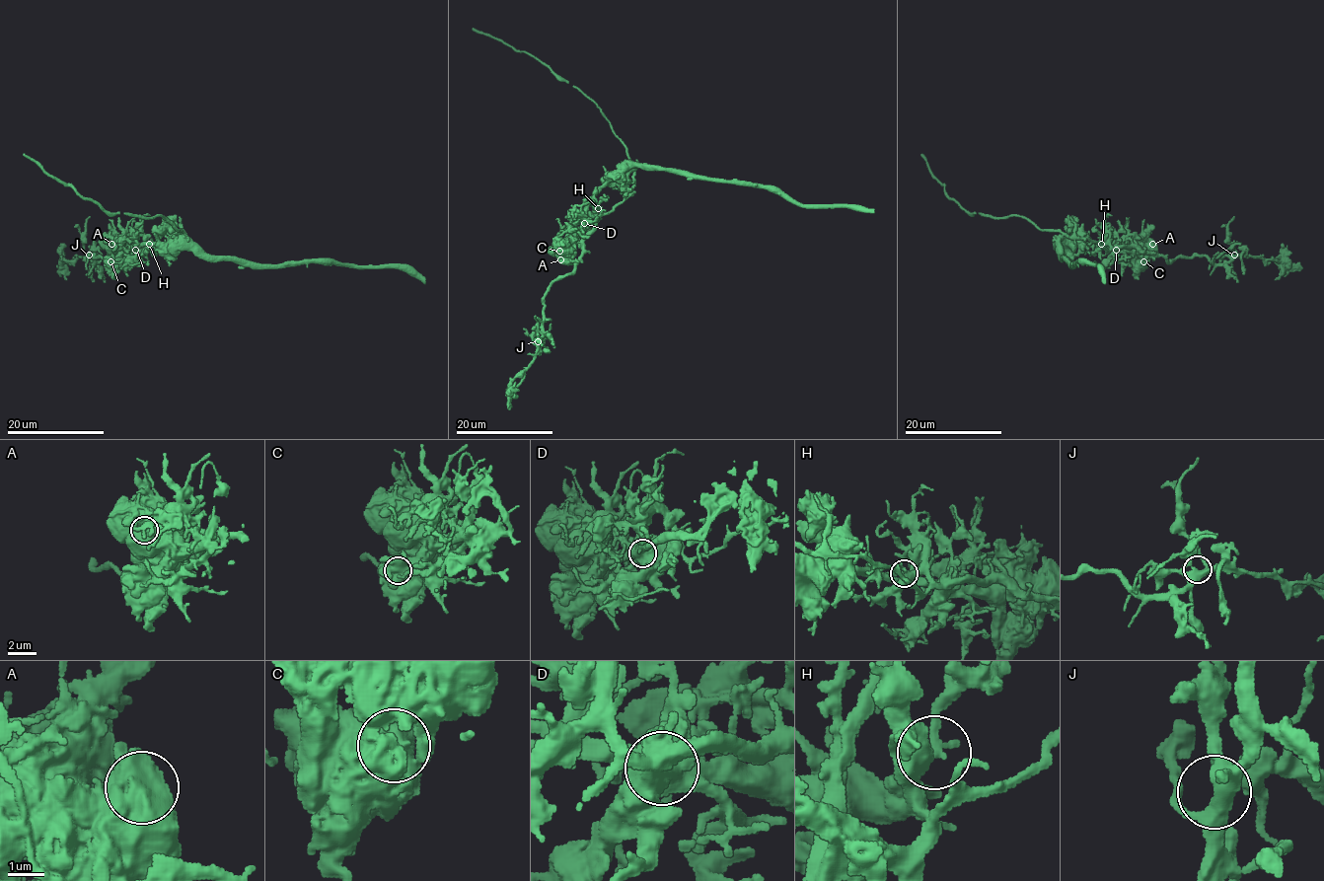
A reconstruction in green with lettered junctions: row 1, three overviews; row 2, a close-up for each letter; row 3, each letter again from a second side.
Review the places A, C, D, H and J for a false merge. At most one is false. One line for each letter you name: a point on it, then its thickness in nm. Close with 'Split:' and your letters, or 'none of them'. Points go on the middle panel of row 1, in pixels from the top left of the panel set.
D: place (584, 223); calibre 750 nm
Split: D

